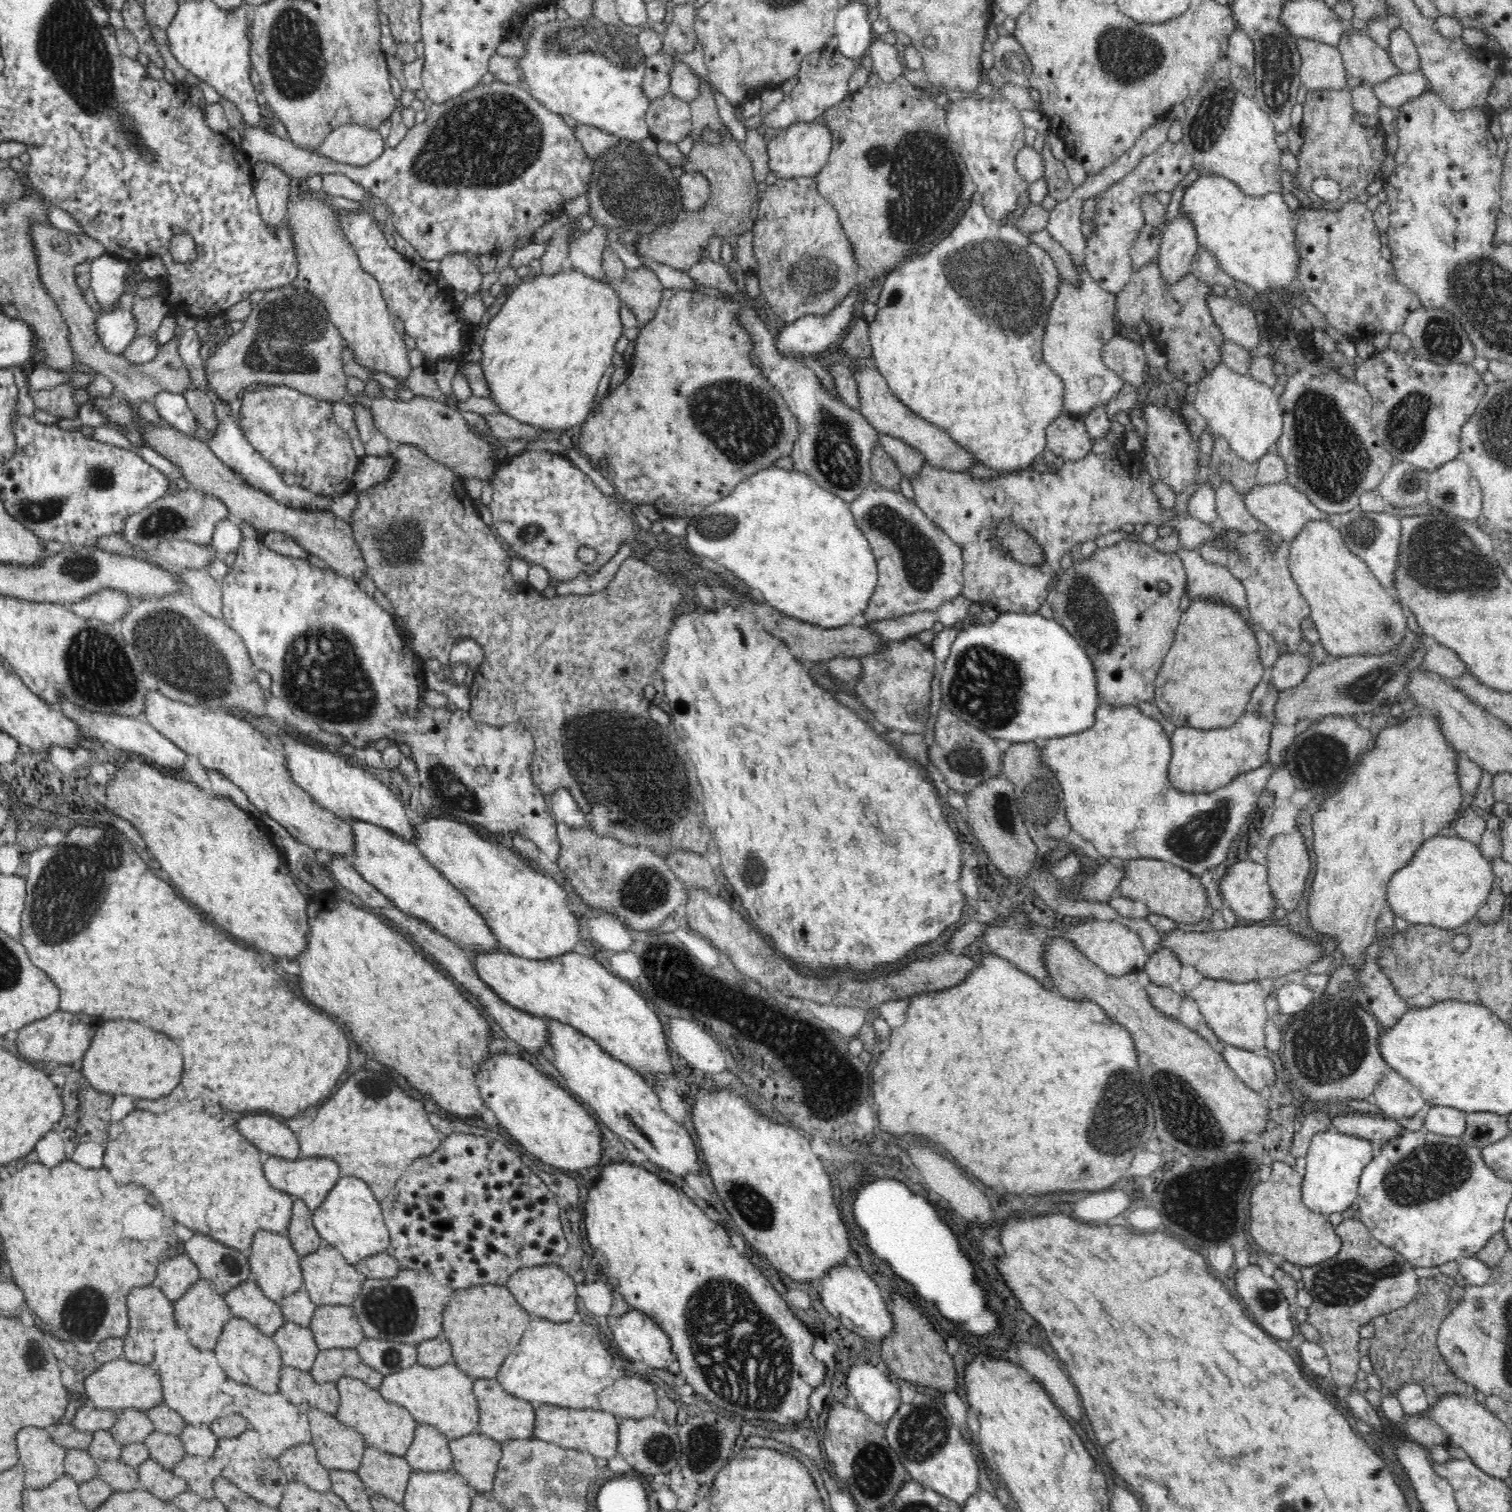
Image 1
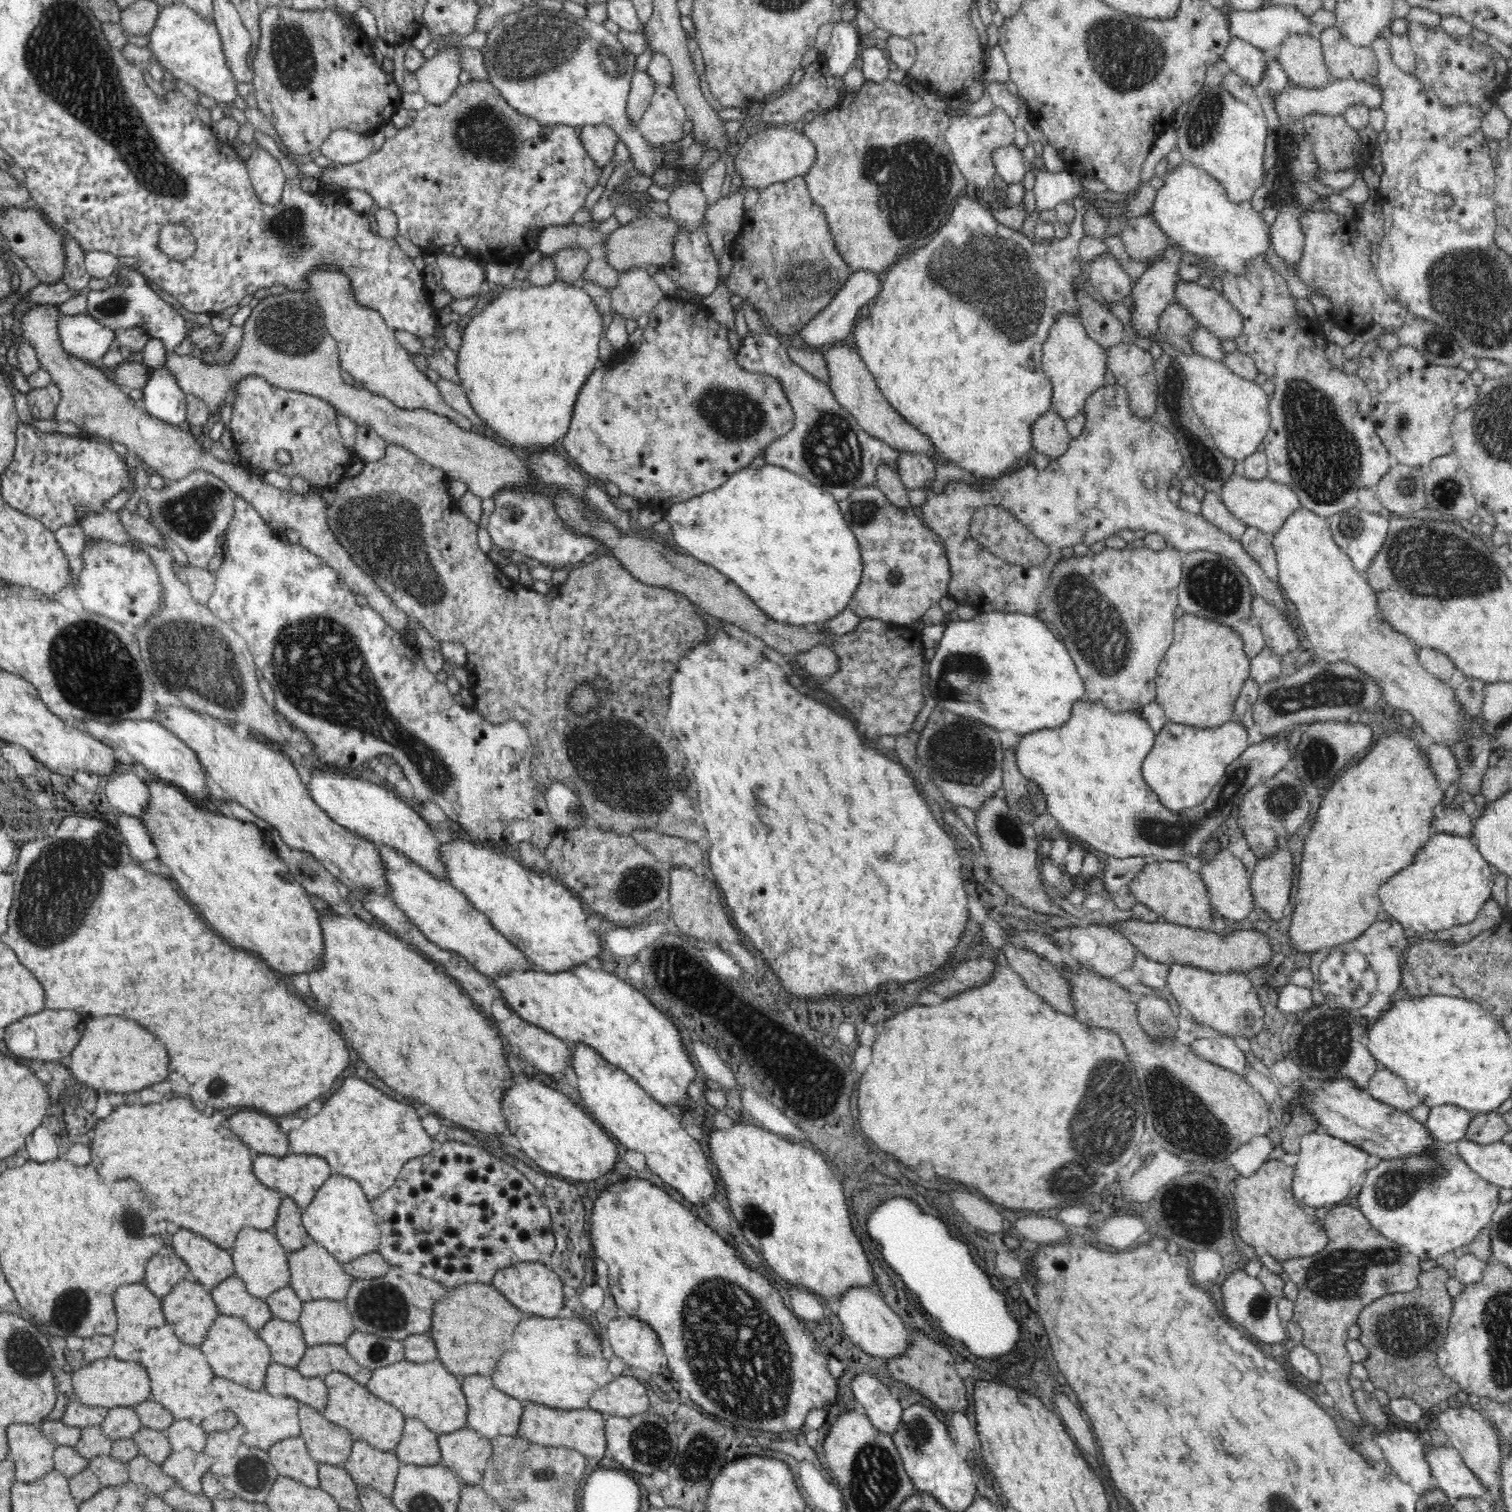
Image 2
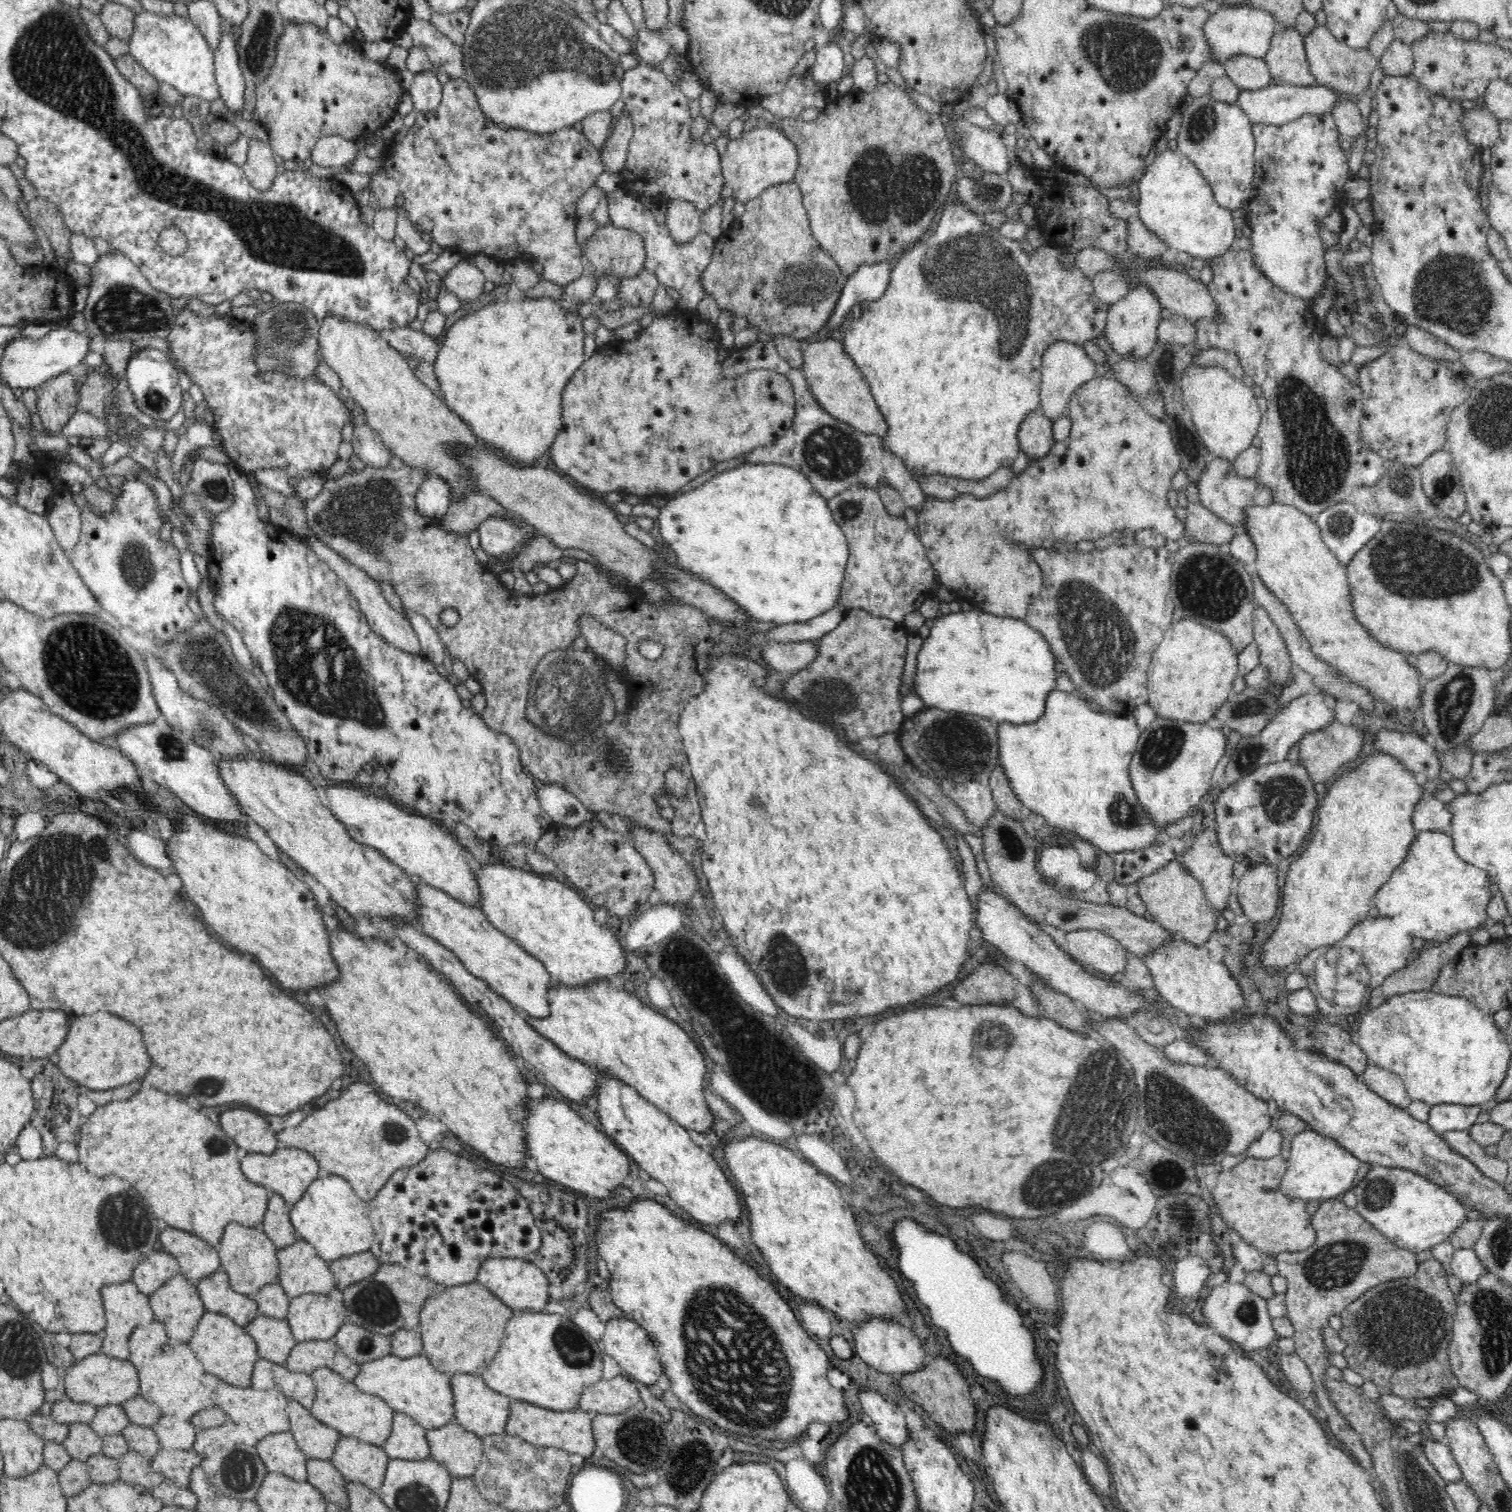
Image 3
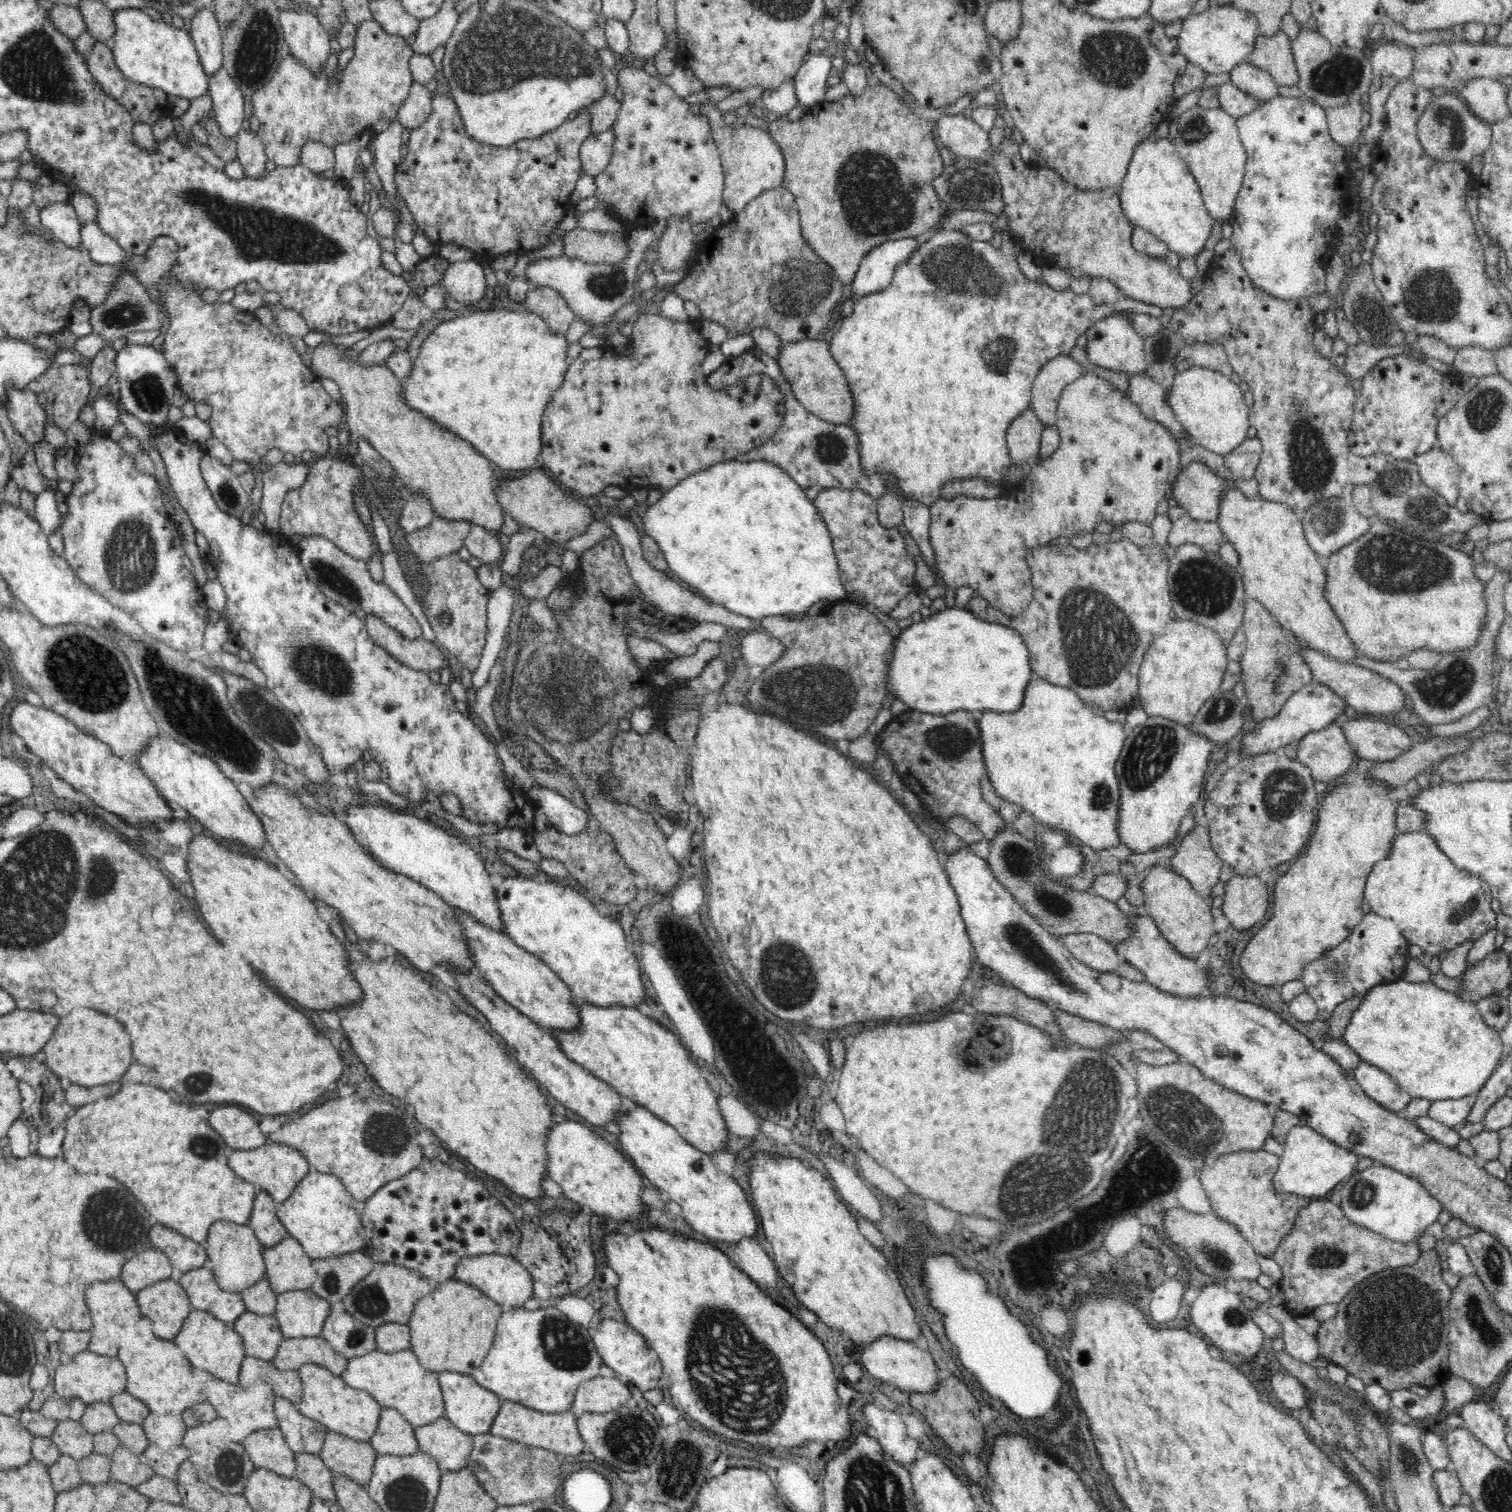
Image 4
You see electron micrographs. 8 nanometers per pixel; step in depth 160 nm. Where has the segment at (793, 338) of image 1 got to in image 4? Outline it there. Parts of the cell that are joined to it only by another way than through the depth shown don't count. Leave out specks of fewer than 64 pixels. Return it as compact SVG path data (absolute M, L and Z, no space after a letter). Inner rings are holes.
M902 238L874 247L861 261L851 282L853 298L882 292L890 286L898 264L906 262L918 250L918 238Z

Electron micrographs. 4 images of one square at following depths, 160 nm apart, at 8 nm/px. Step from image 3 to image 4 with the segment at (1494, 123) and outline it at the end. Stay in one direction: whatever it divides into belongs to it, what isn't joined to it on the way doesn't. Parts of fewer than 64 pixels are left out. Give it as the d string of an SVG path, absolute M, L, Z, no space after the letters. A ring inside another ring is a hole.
M1456 93L1432 98L1418 118L1417 134L1429 158L1439 162L1462 162L1463 165L1475 156L1483 155L1492 139L1490 124L1478 119Z

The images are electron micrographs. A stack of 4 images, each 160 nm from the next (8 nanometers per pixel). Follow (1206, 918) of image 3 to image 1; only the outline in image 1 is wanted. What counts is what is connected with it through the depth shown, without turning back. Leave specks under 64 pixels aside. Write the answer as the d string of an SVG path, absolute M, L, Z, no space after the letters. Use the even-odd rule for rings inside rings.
M1136 859L1122 861L1123 877L1120 879L1117 894L1124 898L1140 900L1150 913L1167 916L1170 920L1184 924L1198 924L1204 919L1204 910L1209 905L1206 889L1200 876L1174 866L1170 862L1156 859Z

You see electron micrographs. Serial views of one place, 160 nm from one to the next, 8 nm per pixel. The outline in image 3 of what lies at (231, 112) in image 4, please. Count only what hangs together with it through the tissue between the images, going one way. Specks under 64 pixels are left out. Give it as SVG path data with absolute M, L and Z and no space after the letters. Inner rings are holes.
M238 25L221 26L220 42L214 50L214 66L220 98L224 100L229 110L241 114L244 109L246 87L236 51L238 38L240 38Z

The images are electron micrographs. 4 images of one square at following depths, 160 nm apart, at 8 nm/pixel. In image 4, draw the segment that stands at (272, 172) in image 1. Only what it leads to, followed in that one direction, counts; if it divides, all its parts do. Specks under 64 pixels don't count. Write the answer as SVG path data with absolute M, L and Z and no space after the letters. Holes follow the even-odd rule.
M240 130L237 138L237 159L246 176L256 179L264 177L269 167L262 140L256 133Z

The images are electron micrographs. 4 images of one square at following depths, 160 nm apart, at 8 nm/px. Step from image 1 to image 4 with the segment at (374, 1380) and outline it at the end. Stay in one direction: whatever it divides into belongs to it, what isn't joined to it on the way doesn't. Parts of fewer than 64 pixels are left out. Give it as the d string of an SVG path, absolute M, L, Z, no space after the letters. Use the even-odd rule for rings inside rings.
M320 1337L285 1338L278 1346L272 1360L280 1371L298 1371L305 1365L327 1368L340 1376L346 1370L348 1360Z

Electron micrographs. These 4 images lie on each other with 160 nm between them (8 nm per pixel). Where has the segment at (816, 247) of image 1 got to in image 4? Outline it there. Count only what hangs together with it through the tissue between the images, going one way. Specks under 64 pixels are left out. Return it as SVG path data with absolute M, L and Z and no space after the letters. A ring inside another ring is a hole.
M781 187L768 190L750 201L734 217L722 223L699 245L696 262L677 284L666 285L652 298L660 305L674 292L680 298L691 300L698 306L703 319L718 322L727 330L749 334L752 328L766 327L774 331L783 342L796 342L822 337L822 330L830 326L831 314L842 301L845 284L838 280L832 268L819 258L808 241L802 237L800 215L795 197Z

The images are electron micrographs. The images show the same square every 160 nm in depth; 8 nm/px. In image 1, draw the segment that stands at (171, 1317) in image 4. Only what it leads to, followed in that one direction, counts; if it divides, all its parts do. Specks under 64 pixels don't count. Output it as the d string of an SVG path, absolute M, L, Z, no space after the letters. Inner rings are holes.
M200 1278L180 1300L174 1301L172 1305L174 1305L174 1318L178 1321L178 1326L186 1331L187 1338L192 1345L199 1349L214 1351L216 1342L222 1334L222 1328L233 1317L224 1296L218 1294L214 1285L210 1281Z

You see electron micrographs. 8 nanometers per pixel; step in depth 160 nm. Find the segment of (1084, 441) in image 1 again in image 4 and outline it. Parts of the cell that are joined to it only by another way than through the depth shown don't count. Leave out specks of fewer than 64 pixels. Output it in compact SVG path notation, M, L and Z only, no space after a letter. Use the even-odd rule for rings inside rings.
M1030 408L1012 420L1008 432L1006 432L1006 444L1008 445L1008 453L1010 453L1012 464L1016 464L1019 467L1025 462L1035 461L1038 450L1040 450L1040 436L1042 436L1042 431L1045 427L1036 416L1036 413Z

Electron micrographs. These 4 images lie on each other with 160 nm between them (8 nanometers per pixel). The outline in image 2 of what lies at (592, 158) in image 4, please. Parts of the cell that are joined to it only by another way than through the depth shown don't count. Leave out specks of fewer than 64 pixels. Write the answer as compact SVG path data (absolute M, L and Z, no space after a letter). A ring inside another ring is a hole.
M635 71L631 80L631 89L626 104L626 113L633 126L638 126L642 115L650 106L650 100L656 92L655 80L647 71Z

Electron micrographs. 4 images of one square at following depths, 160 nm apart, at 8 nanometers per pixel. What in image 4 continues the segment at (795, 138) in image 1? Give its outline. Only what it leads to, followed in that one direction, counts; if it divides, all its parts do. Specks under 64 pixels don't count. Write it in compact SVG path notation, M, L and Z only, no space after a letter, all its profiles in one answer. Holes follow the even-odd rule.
M759 123L745 126L746 132L742 140L734 138L732 144L716 144L720 148L721 165L725 176L723 189L723 203L731 209L734 214L743 209L750 201L755 200L768 190L783 185L784 174L786 174L786 162L777 142L767 130Z

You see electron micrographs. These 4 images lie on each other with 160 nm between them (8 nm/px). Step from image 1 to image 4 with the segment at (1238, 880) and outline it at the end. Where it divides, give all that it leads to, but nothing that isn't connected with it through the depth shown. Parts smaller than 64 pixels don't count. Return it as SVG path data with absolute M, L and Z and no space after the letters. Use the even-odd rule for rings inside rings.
M1197 822L1175 848L1176 854L1170 858L1172 870L1188 879L1202 898L1210 900L1212 888L1220 881L1223 862L1212 849L1208 832Z

